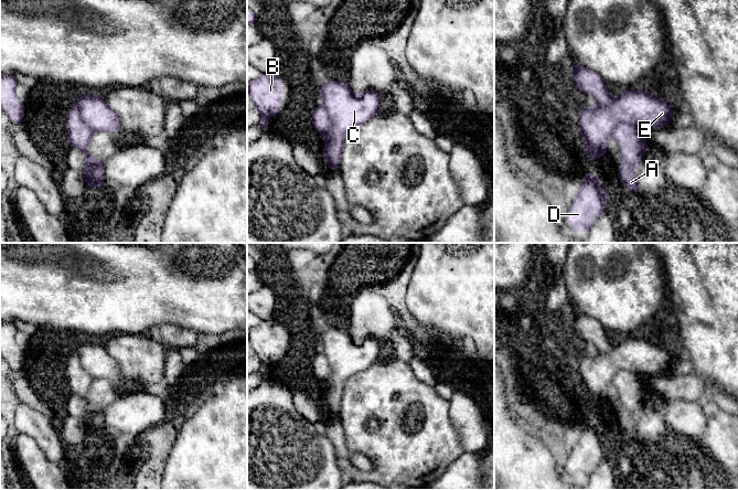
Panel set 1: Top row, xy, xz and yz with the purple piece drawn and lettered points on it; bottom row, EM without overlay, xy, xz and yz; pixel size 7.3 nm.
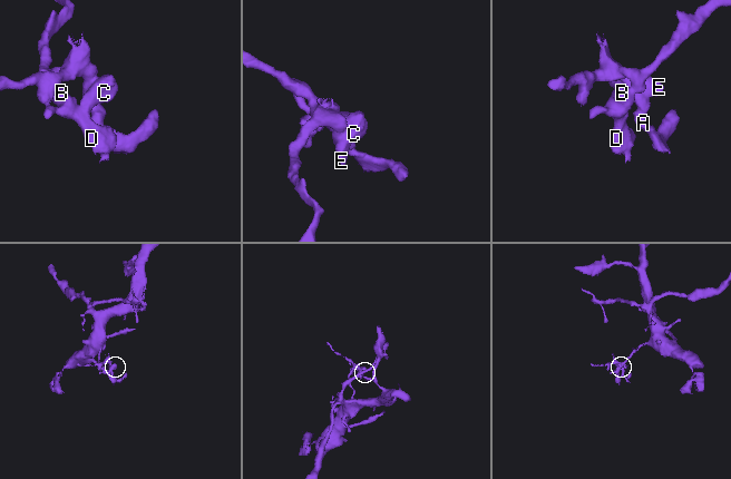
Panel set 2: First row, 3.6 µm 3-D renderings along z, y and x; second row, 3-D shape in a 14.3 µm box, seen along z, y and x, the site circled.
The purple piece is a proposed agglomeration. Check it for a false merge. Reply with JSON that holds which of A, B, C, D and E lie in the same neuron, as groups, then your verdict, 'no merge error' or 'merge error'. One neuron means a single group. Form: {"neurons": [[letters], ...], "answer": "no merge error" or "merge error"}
{"neurons": [["A"], ["B", "C", "D", "E"]], "answer": "merge error"}

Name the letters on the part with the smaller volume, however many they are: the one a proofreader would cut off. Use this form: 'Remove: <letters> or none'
Remove: B, C, D, E

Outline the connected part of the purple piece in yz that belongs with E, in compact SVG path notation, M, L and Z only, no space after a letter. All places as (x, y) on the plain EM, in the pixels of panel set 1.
M627 337L606 353L591 356L586 352L579 360L579 374L584 401L593 409L603 404L614 374L625 370L643 379L661 376L674 362L673 355L662 345L642 338Z

